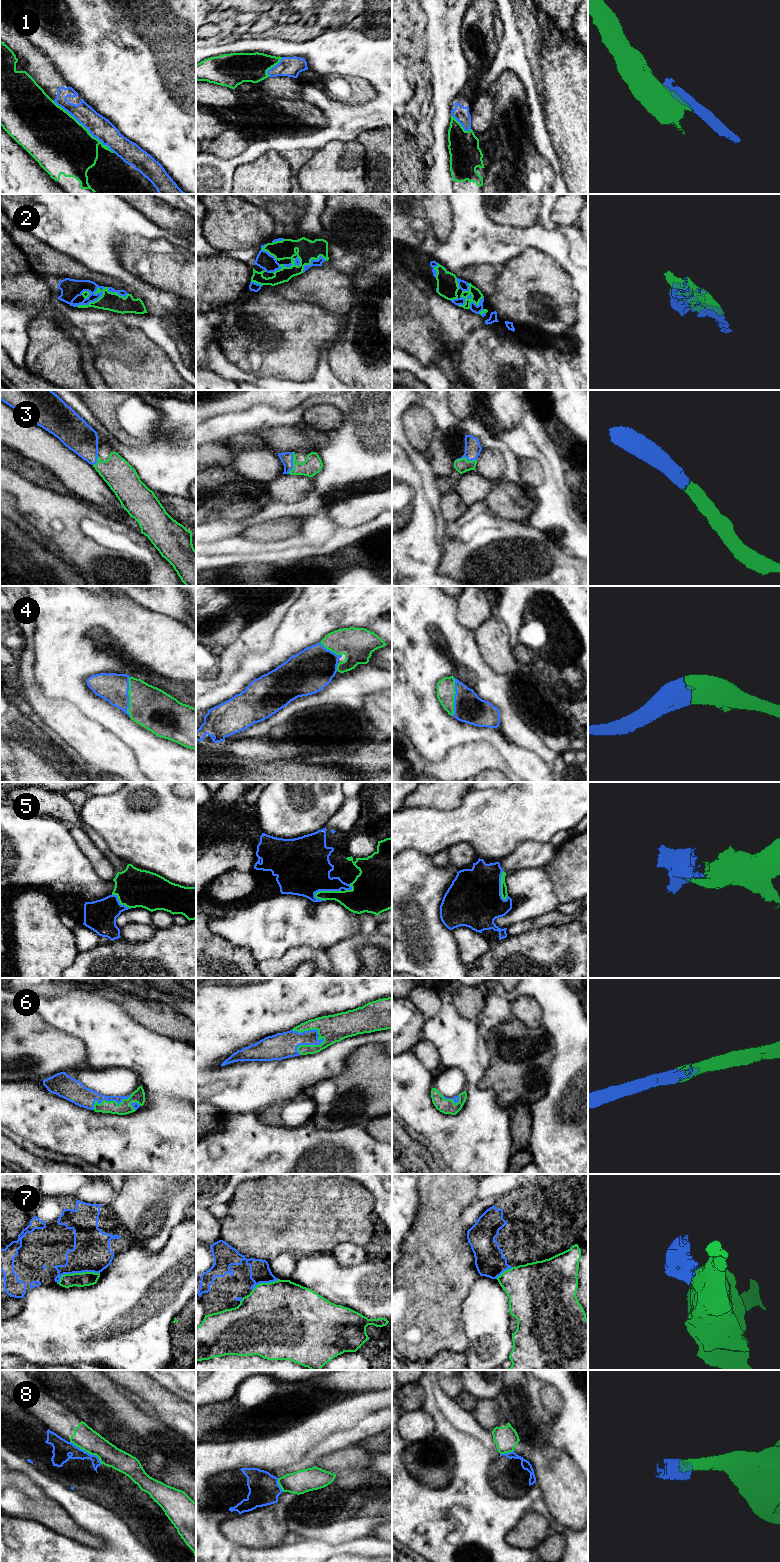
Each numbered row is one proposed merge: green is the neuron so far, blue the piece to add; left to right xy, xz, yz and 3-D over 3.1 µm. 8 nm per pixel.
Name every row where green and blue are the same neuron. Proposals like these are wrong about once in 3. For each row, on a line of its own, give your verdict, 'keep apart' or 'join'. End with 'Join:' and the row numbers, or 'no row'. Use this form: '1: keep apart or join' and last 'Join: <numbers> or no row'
1: keep apart
2: join
3: join
4: join
5: join
6: join
7: keep apart
8: keep apart
Join: 2, 3, 4, 5, 6

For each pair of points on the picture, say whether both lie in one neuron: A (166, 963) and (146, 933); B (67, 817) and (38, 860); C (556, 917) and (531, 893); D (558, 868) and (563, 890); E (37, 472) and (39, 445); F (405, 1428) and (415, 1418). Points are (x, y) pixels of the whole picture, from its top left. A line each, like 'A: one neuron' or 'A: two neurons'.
A: two neurons
B: two neurons
C: two neurons
D: one neuron
E: two neurons
F: one neuron

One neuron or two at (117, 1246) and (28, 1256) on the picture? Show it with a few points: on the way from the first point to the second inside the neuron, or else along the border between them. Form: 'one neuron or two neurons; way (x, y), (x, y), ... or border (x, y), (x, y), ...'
one neuron; way (95, 1246), (50, 1249)

